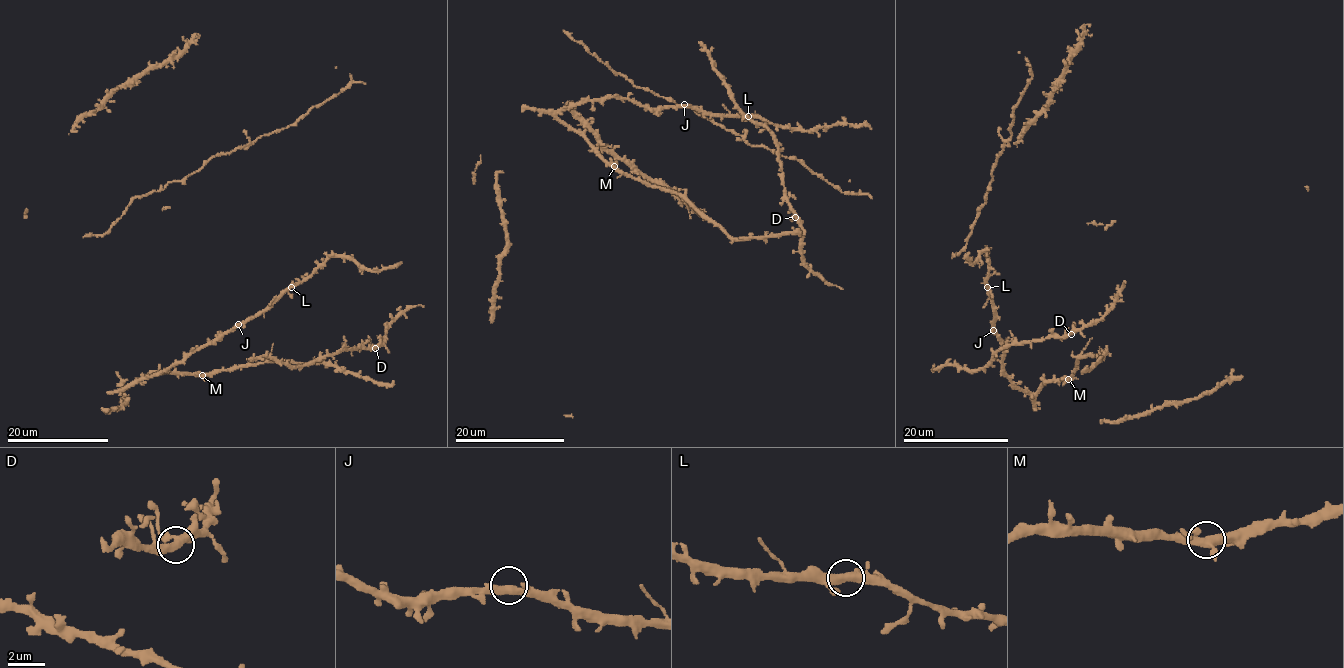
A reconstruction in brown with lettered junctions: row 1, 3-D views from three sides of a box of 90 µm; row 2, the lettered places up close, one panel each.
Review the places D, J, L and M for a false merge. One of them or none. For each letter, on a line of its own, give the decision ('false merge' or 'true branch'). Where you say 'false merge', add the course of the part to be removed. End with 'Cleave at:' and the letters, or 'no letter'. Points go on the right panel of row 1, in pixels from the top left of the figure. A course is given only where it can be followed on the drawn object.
D: true branch
J: true branch
L: true branch
M: false merge
Cleave at: M

